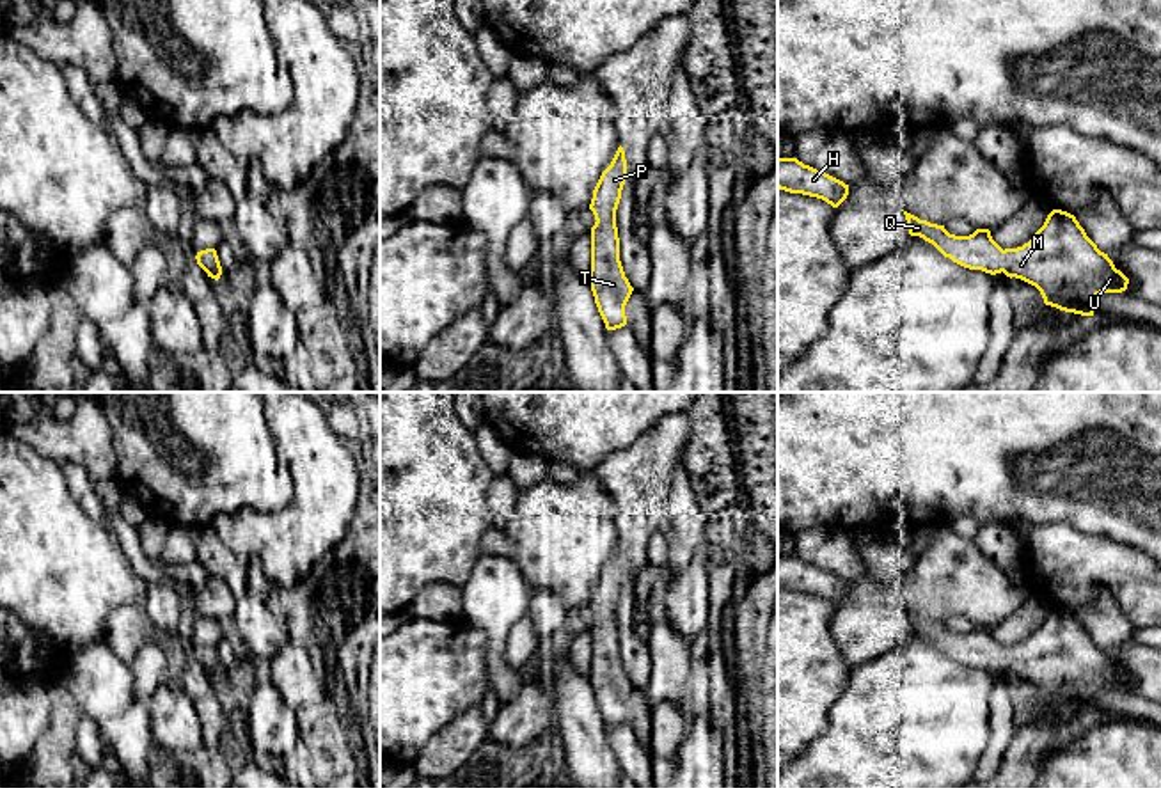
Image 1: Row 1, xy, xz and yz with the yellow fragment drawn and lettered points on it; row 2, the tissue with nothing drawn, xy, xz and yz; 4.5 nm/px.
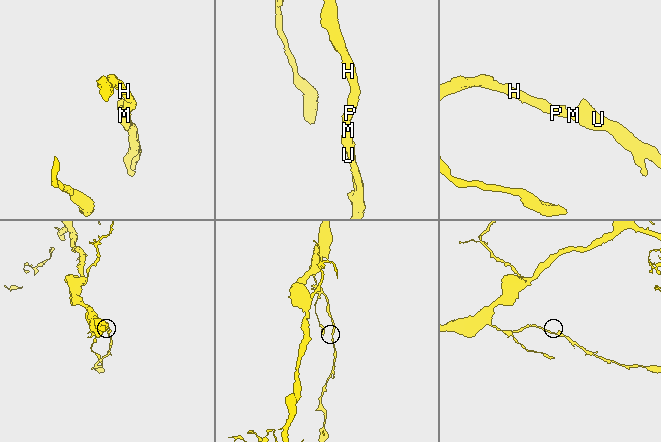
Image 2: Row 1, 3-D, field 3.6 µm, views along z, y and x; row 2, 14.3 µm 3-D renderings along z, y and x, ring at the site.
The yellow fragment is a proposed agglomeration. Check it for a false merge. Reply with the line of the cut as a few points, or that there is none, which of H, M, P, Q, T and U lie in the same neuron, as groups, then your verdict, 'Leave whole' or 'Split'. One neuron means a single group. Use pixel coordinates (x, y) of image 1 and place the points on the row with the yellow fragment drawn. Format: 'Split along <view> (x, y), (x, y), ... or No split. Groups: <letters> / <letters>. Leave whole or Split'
No split. Groups: H M P Q T U. Leave whole

